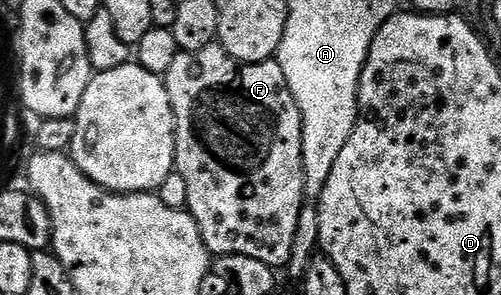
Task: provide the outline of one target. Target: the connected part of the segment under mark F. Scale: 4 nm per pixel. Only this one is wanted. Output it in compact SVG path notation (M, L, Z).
M218 44L207 46L205 50L190 52L185 50L170 64L170 72L163 75L164 87L170 96L170 104L176 121L176 164L175 173L186 180L186 196L189 214L198 224L202 240L212 256L250 256L250 260L262 260L262 264L273 268L287 267L294 245L294 234L298 229L298 216L306 201L304 192L304 169L302 168L302 116L282 68L274 60L244 64L233 58Z

